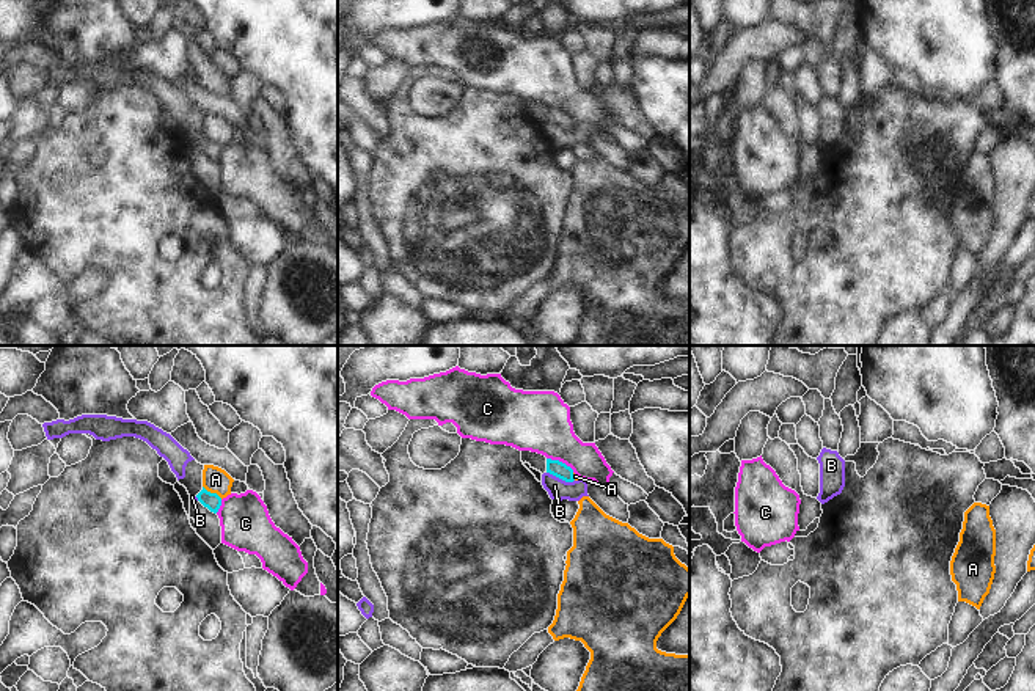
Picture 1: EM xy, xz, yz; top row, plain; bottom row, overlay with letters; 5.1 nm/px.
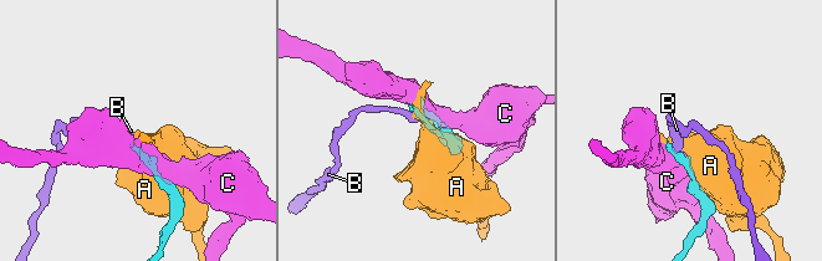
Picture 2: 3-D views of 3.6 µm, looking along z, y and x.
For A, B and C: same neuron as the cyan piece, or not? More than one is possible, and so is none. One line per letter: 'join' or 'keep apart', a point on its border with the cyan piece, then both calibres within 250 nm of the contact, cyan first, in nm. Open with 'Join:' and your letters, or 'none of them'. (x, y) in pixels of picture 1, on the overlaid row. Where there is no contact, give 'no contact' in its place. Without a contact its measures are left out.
Join: none of them
A: keep apart; meets cyan in xy at (212, 493); 90 nm thick on the cyan side, 130 nm on the other
B: keep apart; meets cyan in xz at (561, 478); 80 nm thick on the cyan side, 110 nm on the other
C: keep apart; meets cyan in xz at (561, 462); 80 nm thick on the cyan side, 320 nm on the other

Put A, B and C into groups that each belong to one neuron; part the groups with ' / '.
A / B C

